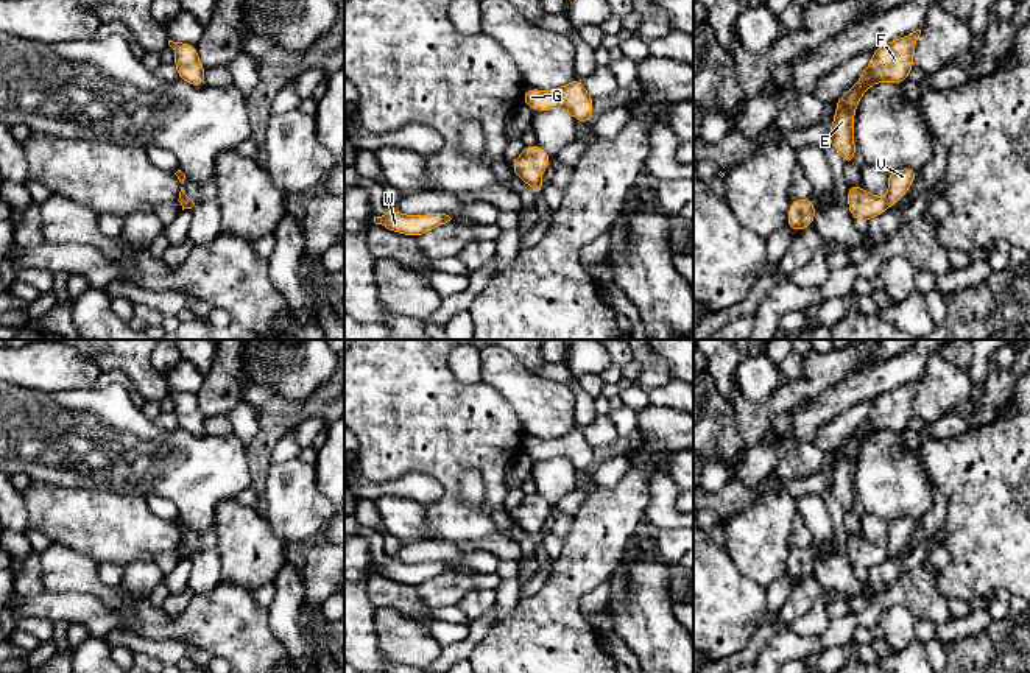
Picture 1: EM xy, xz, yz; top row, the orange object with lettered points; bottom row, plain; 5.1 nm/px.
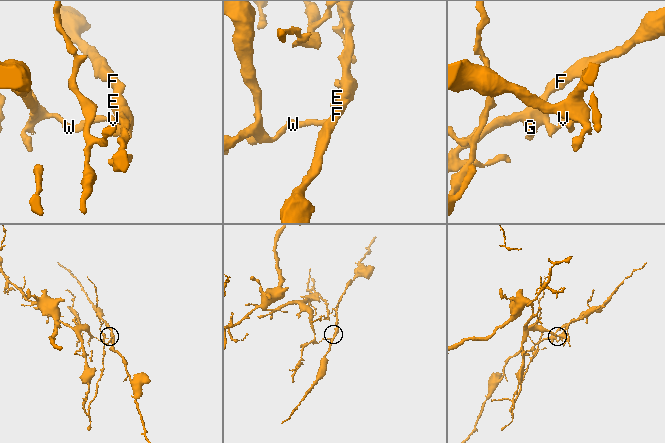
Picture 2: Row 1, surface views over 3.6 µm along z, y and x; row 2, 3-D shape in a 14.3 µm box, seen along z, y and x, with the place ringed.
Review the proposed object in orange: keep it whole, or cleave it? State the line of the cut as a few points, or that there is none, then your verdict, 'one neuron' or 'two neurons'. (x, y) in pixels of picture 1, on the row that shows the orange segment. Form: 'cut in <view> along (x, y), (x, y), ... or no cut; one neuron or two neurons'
cut in yz along (884, 198), (888, 207); two neurons

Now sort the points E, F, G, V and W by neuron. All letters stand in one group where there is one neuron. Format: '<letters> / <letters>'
E F G / V W

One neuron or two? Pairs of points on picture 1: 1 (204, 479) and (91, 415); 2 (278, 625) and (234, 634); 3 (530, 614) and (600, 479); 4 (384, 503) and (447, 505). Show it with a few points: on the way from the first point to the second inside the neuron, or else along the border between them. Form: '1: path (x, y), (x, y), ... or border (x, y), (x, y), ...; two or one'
1: path (176, 465), (137, 458), (119, 443); one
2: border (267, 609), (268, 628), (290, 656); two
3: border (628, 465), (628, 471), (614, 485), (596, 485); two
4: border (423, 507), (426, 530), (430, 538); two

